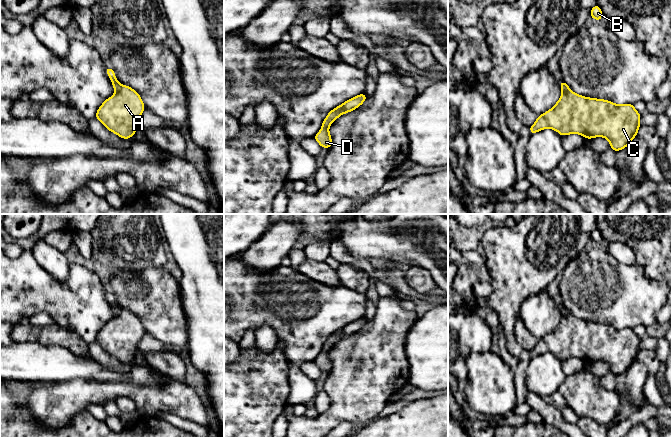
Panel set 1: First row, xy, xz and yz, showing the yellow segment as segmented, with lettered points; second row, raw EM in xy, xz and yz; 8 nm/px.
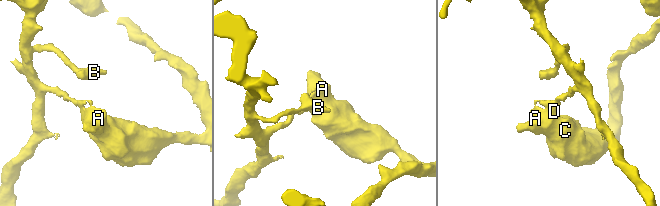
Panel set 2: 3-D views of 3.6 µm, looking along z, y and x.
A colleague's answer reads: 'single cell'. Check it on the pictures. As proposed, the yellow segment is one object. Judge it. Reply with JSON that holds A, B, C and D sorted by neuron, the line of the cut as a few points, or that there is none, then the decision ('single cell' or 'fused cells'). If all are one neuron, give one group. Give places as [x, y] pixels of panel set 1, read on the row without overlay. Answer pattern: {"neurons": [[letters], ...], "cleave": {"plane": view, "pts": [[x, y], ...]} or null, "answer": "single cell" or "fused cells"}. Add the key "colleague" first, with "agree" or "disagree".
{"colleague": "disagree", "neurons": [["A", "C", "D"], ["B"]], "cleave": {"plane": "xz", "pts": [[342, 329], [342, 333], [332, 345]]}, "answer": "fused cells"}

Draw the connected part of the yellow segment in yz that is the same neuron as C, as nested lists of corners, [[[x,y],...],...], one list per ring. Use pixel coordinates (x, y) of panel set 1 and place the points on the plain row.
[[[562,315],[558,326],[544,338],[538,339],[536,346],[529,352],[534,358],[546,352],[557,355],[561,360],[580,358],[586,363],[604,361],[609,364],[610,372],[615,376],[626,372],[637,360],[641,339],[633,328],[617,329],[611,325],[588,322],[572,315]]]

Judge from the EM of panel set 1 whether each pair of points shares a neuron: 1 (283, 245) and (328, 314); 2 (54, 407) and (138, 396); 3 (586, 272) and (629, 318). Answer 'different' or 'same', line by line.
1: different
2: same
3: same

